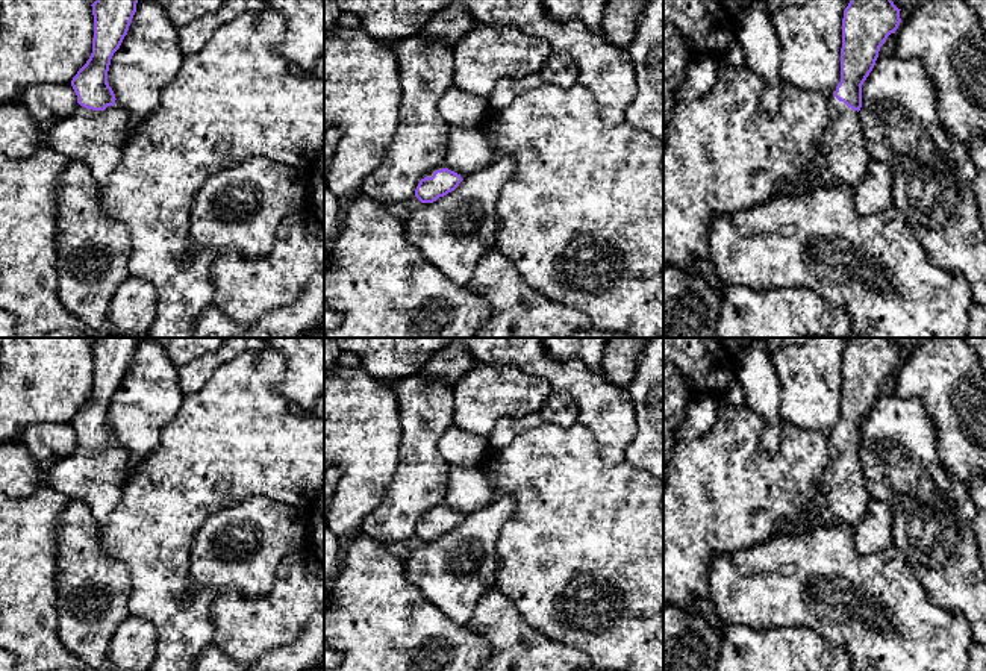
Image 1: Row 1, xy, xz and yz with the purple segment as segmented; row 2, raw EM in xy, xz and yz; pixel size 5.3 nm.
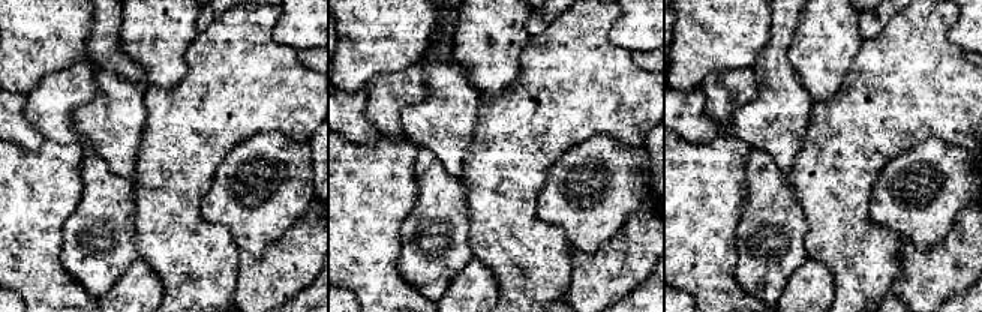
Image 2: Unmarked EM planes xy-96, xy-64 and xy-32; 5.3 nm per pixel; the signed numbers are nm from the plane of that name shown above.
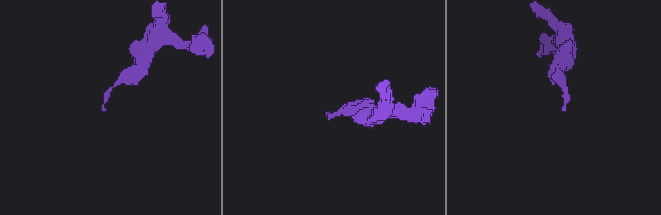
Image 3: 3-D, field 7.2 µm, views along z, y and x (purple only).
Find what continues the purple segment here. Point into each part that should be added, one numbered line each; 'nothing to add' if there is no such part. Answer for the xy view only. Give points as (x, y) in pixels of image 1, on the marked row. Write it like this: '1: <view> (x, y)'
1: xy (97, 138)

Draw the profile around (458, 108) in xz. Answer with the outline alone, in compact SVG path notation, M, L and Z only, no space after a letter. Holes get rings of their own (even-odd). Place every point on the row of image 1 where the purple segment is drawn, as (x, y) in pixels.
M451 85L438 101L438 114L451 127L477 127L491 111L488 98Z

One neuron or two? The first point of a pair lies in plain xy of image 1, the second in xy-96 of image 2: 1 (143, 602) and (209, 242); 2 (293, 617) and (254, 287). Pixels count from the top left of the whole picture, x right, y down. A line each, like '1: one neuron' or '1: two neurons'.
1: one neuron
2: one neuron

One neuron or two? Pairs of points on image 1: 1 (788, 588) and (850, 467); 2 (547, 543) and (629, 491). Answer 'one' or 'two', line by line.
1: two
2: one

